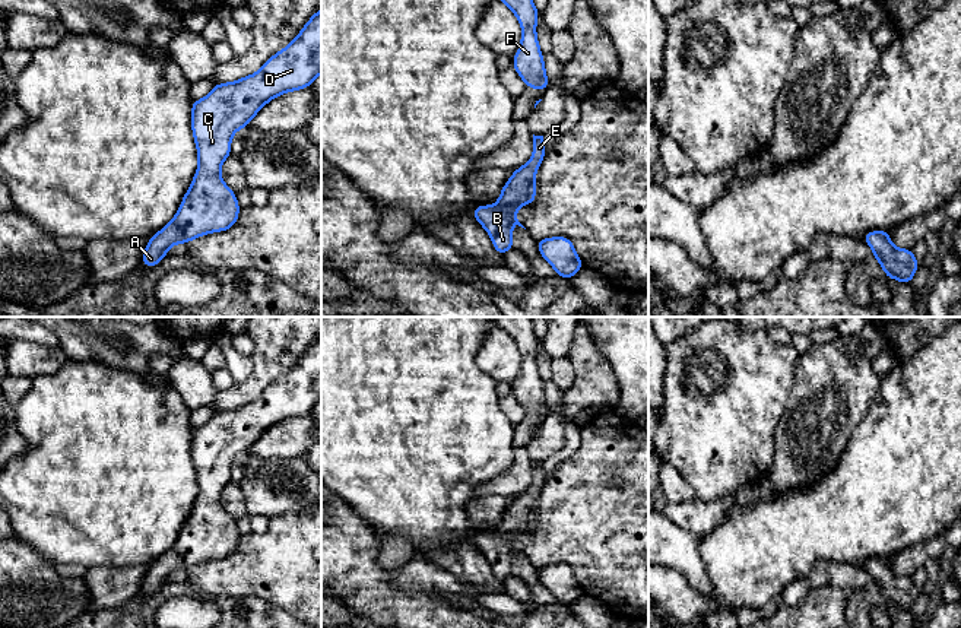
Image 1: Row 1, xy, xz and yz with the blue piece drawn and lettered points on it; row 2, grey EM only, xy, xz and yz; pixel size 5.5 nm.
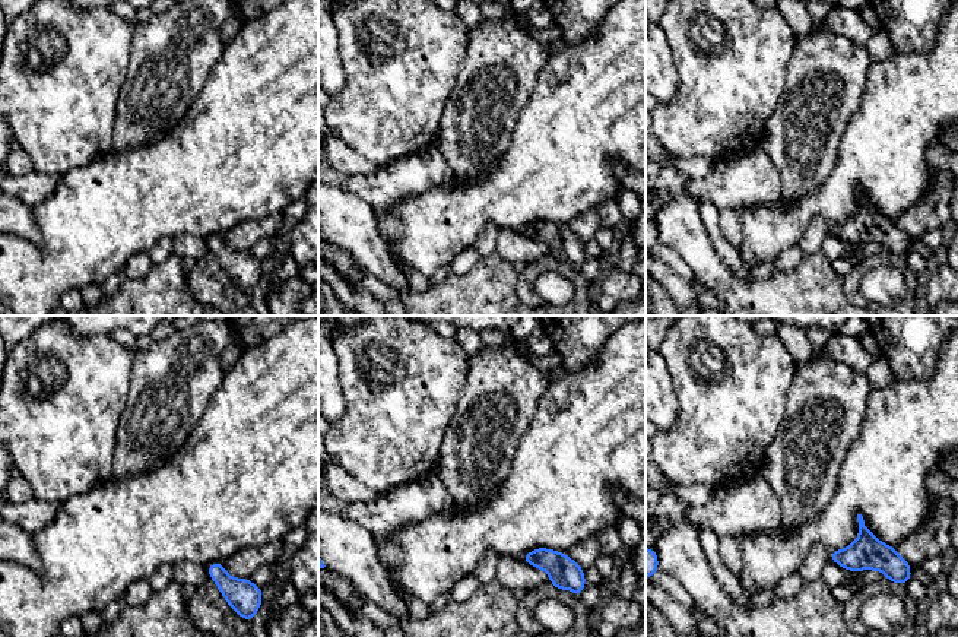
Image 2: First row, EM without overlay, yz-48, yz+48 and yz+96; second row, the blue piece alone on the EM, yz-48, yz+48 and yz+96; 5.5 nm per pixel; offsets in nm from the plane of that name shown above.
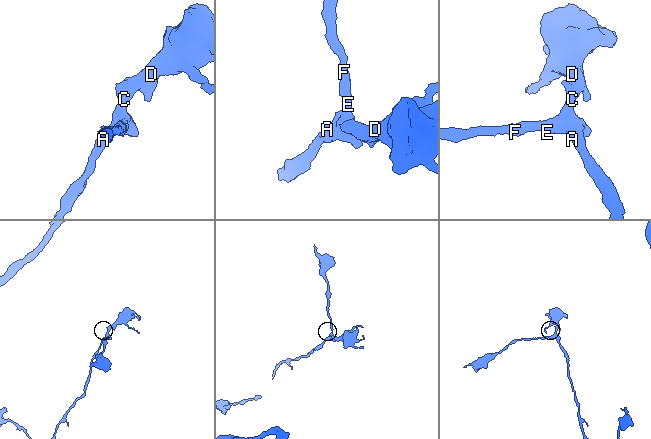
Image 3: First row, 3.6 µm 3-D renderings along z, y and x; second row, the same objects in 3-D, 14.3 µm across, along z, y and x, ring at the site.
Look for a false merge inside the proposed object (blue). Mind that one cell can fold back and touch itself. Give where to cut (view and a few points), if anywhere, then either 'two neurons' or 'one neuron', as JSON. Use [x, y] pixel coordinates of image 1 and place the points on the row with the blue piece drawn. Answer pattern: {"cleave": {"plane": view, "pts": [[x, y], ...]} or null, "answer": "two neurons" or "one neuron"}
{"cleave": null, "answer": "one neuron"}

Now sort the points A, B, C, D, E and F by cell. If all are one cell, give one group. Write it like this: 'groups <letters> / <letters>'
groups A B C D E F

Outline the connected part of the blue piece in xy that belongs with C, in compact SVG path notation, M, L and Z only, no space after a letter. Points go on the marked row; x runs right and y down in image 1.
M321 7L296 38L250 76L216 83L203 99L191 102L191 130L199 166L174 219L149 238L142 263L150 269L168 256L168 247L237 223L235 191L221 180L221 165L231 156L232 134L250 124L273 98L313 85L321 73Z

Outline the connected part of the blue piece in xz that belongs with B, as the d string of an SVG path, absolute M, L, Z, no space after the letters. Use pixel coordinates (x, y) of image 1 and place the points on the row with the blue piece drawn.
M533 134L533 155L530 161L514 169L511 178L504 184L497 204L479 204L473 209L473 218L492 237L492 245L498 254L504 256L514 248L511 226L518 225L524 228L516 216L516 209L536 200L535 175L545 155L543 136Z

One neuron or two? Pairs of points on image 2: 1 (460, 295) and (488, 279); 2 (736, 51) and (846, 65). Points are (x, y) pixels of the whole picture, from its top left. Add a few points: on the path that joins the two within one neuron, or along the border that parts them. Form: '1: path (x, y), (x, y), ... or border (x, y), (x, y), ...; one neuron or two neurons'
1: path (468, 295), (472, 295), (481, 287); one neuron
2: border (796, 38), (796, 50), (790, 60), (783, 91); two neurons

